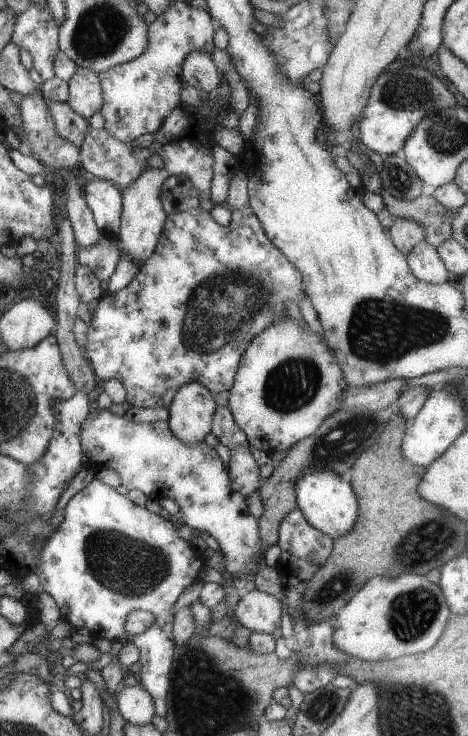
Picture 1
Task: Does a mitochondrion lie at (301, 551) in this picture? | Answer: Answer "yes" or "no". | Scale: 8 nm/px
no

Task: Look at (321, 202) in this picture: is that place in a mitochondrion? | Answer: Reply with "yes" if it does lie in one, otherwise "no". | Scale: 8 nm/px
no

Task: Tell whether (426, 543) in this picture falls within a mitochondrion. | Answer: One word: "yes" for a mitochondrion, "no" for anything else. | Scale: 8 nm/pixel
yes

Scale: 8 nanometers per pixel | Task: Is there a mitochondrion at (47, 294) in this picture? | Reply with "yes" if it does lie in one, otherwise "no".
no

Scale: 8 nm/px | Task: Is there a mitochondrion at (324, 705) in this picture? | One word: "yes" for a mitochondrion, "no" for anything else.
yes

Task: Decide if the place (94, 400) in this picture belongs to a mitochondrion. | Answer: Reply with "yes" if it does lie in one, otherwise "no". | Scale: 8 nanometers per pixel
no

